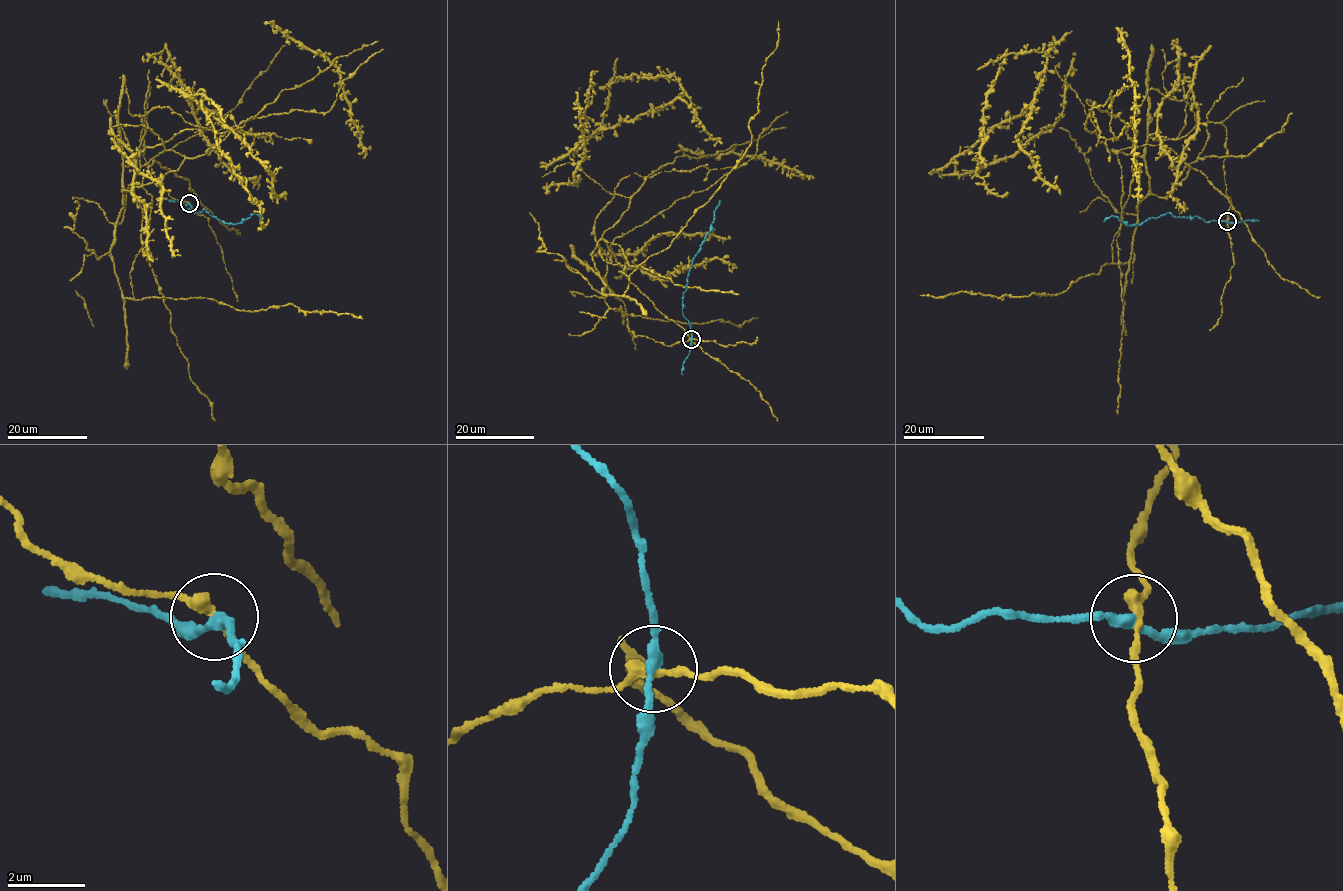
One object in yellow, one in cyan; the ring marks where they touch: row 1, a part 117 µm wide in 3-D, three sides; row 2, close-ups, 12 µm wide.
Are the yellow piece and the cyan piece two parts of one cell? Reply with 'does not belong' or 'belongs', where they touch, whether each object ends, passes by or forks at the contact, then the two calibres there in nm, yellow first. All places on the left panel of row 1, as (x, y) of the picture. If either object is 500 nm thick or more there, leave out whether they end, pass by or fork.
does not belong; at (189, 203); yellow passes by; cyan passes by; 240 nm thick on the yellow side, 240 nm on the other

